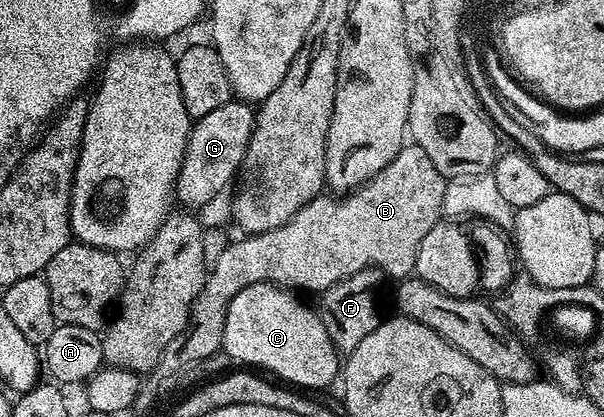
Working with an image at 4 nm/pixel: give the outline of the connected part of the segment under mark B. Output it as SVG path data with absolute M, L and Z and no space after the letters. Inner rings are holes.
M408 143L360 188L339 199L315 197L282 227L233 240L207 270L202 291L198 291L198 299L192 304L188 326L162 351L155 376L163 379L170 371L222 349L228 304L242 287L265 281L289 291L305 289L319 295L336 281L363 269L377 270L385 278L407 278L416 268L422 239L442 219L445 186L446 180L430 163L430 155L422 147Z

